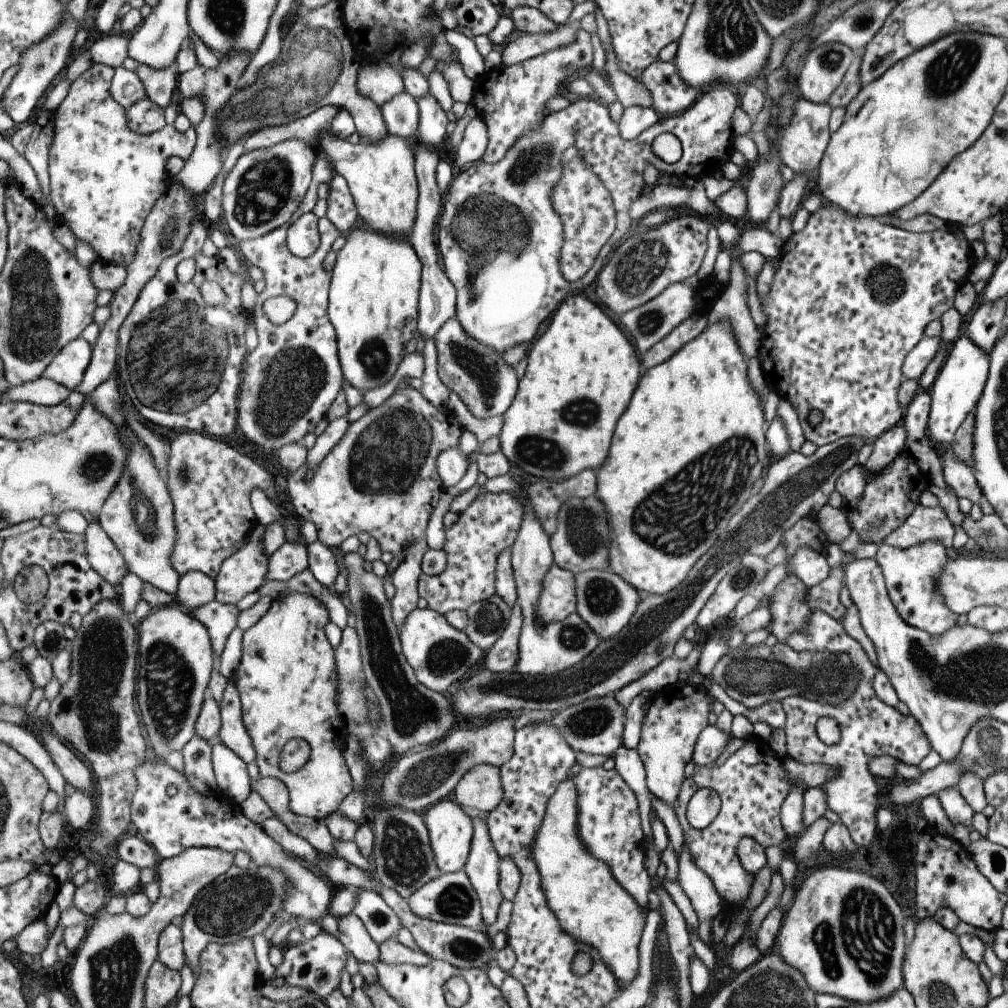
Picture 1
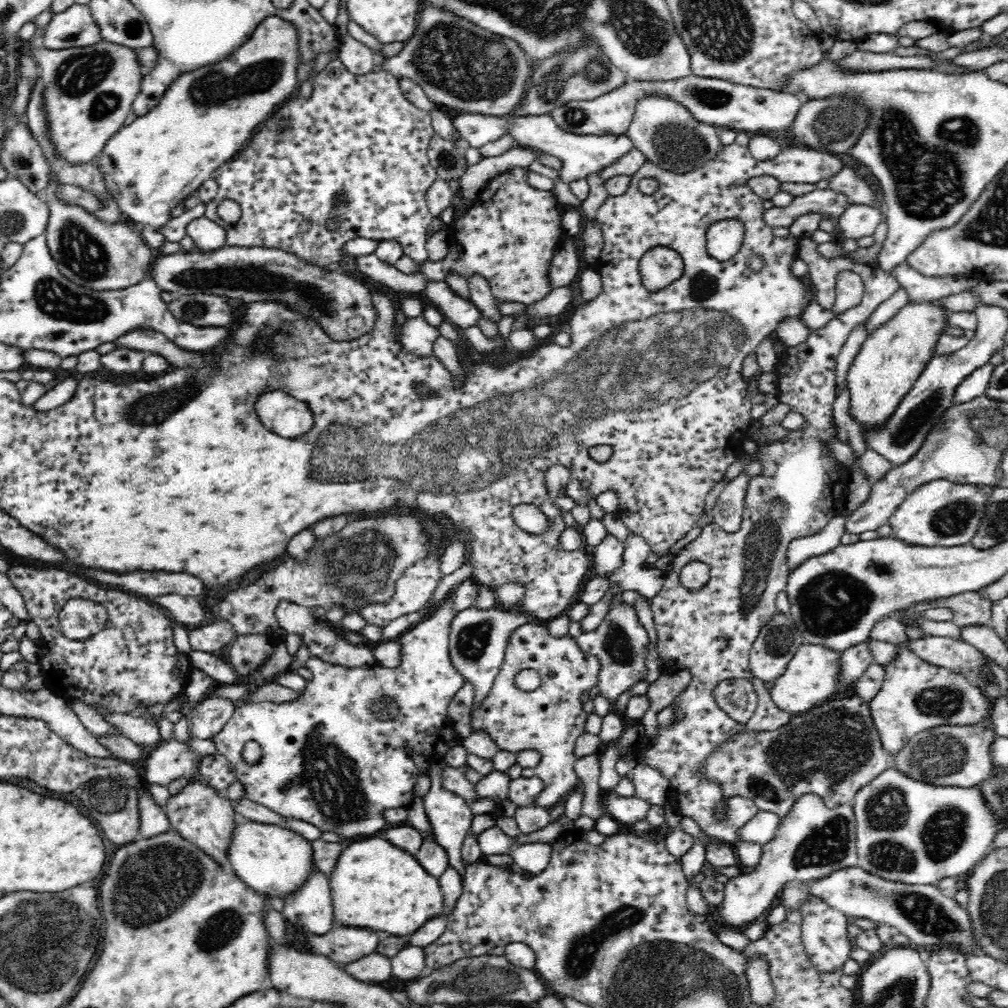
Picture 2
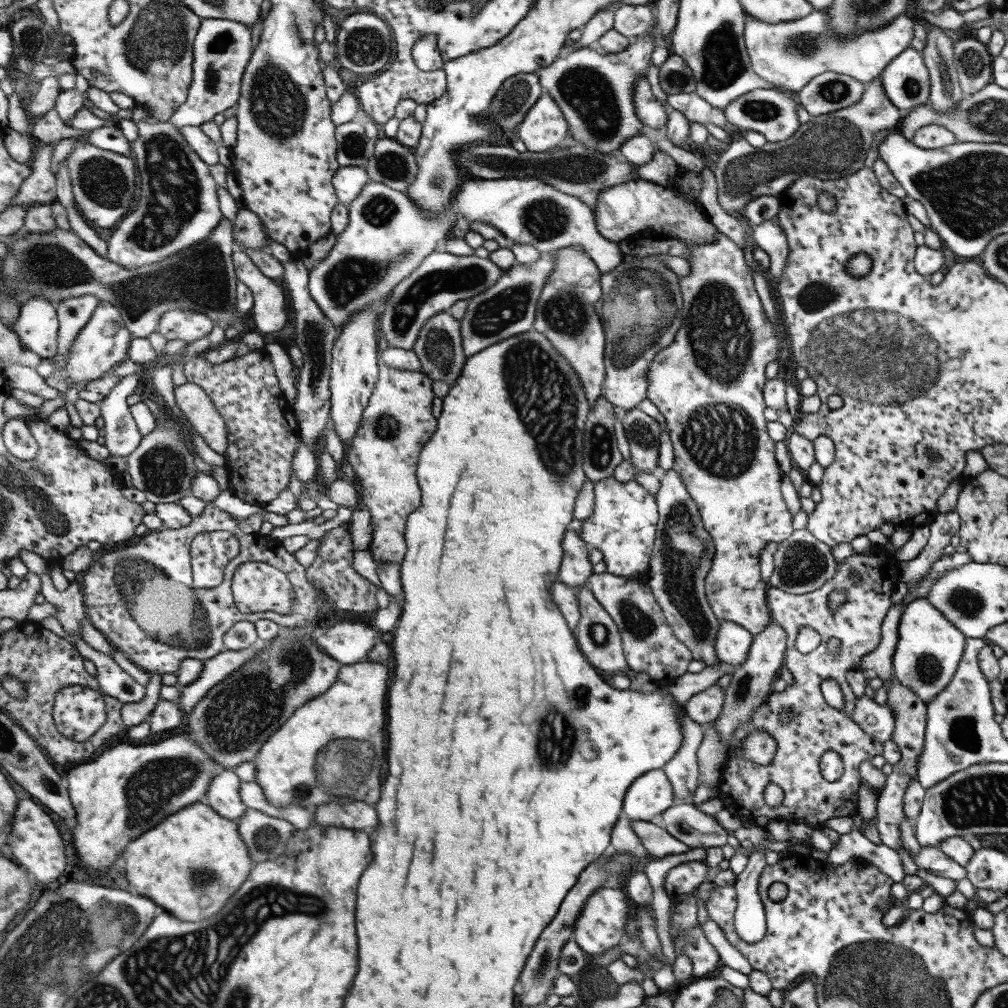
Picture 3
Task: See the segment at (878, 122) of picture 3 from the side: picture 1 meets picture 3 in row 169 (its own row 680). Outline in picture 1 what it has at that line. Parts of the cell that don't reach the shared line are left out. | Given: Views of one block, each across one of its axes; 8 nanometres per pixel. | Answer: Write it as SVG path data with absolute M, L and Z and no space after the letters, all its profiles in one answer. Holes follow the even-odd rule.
M787 644L775 646L741 646L727 652L713 666L713 680L735 702L749 710L755 710L767 702L783 702L791 696L805 696L819 704L839 706L847 702L859 686L861 672L851 662L849 654L835 652L795 652Z

